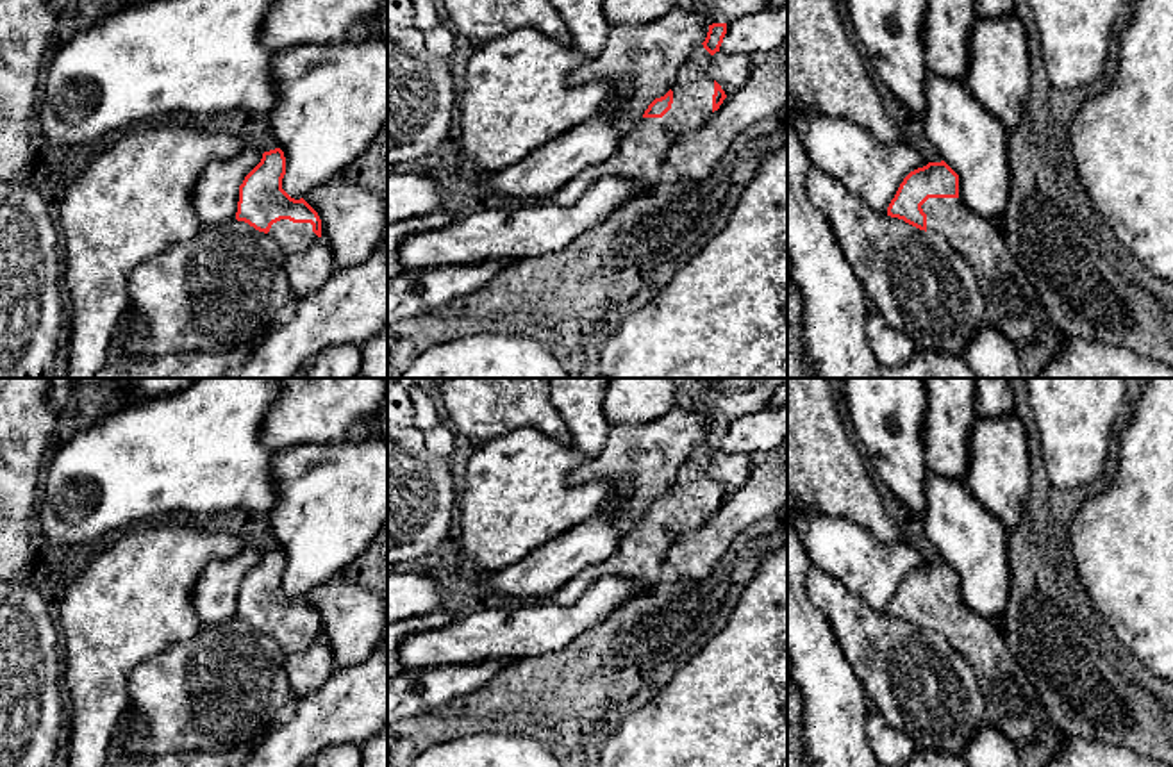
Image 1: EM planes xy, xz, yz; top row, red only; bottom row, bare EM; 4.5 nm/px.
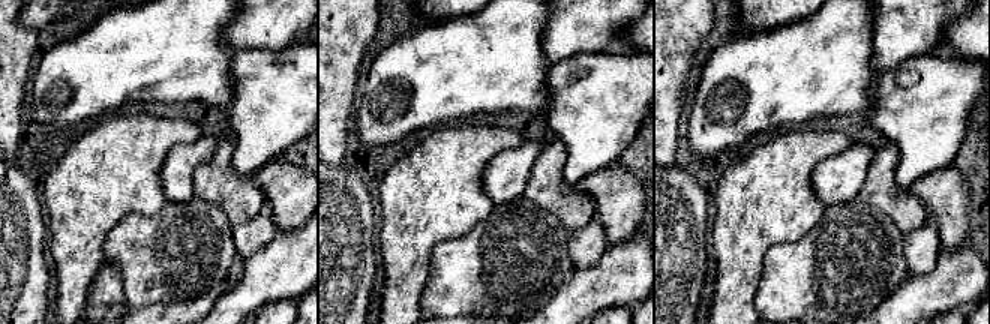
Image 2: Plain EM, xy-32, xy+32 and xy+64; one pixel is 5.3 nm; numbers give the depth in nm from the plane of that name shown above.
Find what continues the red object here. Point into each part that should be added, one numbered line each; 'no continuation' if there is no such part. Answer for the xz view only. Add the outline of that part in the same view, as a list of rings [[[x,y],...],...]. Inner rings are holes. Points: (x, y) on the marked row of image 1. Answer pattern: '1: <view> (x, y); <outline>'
1: xz (641, 154); [[[702,43],[696,45],[677,73],[671,109],[662,118],[639,118],[634,130],[621,136],[612,157],[580,171],[550,200],[570,205],[603,177],[634,180],[639,193],[655,187],[670,148],[712,114],[714,80],[707,75],[711,57]]]

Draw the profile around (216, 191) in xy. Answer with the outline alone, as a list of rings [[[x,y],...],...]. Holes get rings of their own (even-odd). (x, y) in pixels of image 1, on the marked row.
[[[243,148],[236,155],[207,164],[195,184],[191,200],[204,227],[236,219],[239,186],[261,159],[262,152]]]

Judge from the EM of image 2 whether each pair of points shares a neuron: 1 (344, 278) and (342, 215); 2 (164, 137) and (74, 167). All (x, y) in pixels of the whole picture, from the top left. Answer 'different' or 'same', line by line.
1: same
2: same

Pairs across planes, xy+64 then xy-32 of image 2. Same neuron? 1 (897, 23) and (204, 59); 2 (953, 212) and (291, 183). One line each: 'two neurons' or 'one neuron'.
1: two neurons
2: one neuron

